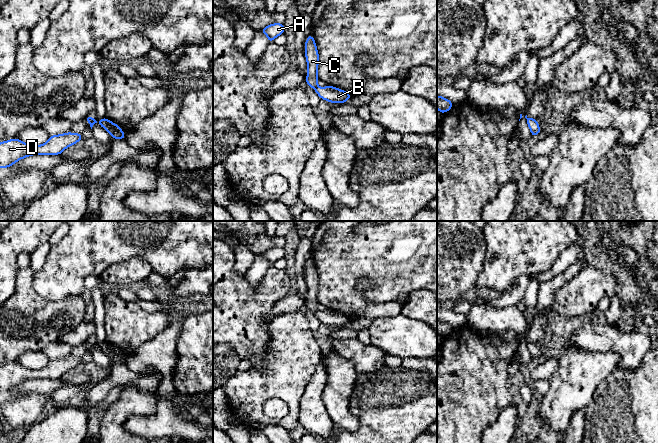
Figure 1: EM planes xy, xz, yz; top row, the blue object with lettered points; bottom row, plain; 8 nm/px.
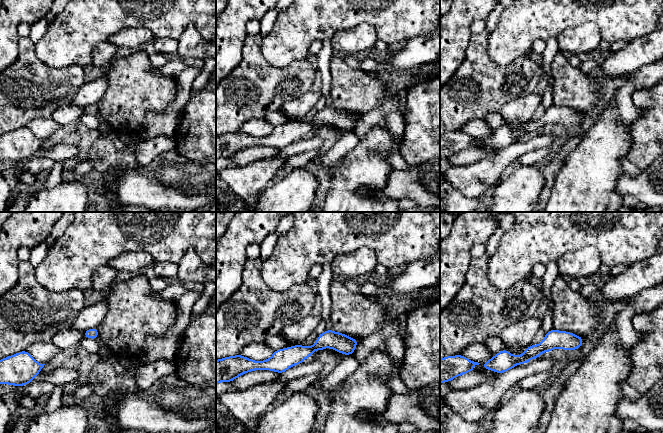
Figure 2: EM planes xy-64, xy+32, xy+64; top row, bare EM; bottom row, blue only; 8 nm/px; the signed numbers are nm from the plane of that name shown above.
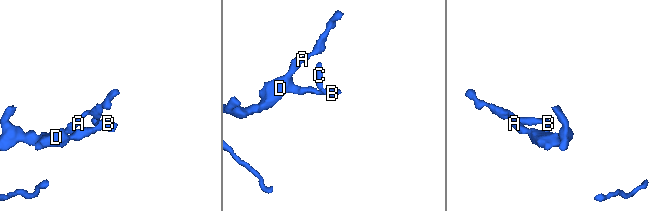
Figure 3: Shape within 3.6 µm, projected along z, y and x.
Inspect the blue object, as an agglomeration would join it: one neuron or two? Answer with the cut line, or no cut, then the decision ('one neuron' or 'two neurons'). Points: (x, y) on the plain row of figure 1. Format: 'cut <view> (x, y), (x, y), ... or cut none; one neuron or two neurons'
cut xz (318, 311), (315, 314); two neurons

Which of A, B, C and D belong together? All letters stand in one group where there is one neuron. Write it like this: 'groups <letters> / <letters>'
groups A B D / C

